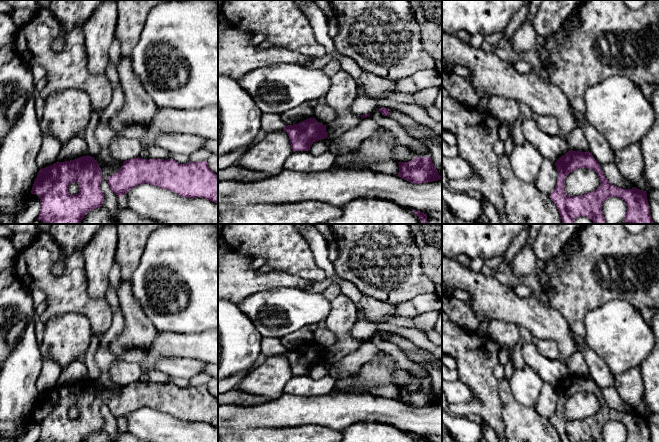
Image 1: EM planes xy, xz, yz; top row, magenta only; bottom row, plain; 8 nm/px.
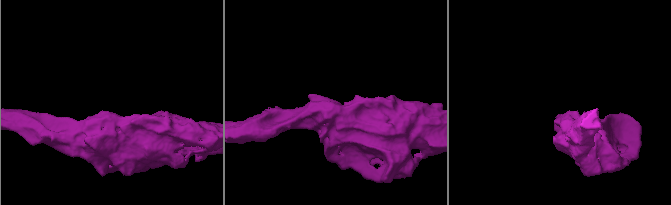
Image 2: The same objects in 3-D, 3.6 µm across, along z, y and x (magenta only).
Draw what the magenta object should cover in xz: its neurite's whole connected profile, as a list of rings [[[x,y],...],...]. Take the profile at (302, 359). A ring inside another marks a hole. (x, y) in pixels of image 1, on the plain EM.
[[[314,341],[298,348],[286,349],[283,354],[289,360],[293,375],[309,375],[314,366],[328,361],[326,349],[318,346]]]

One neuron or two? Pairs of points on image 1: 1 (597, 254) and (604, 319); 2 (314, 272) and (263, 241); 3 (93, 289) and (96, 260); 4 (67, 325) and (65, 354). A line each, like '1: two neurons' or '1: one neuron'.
1: two neurons
2: one neuron
3: one neuron
4: one neuron

